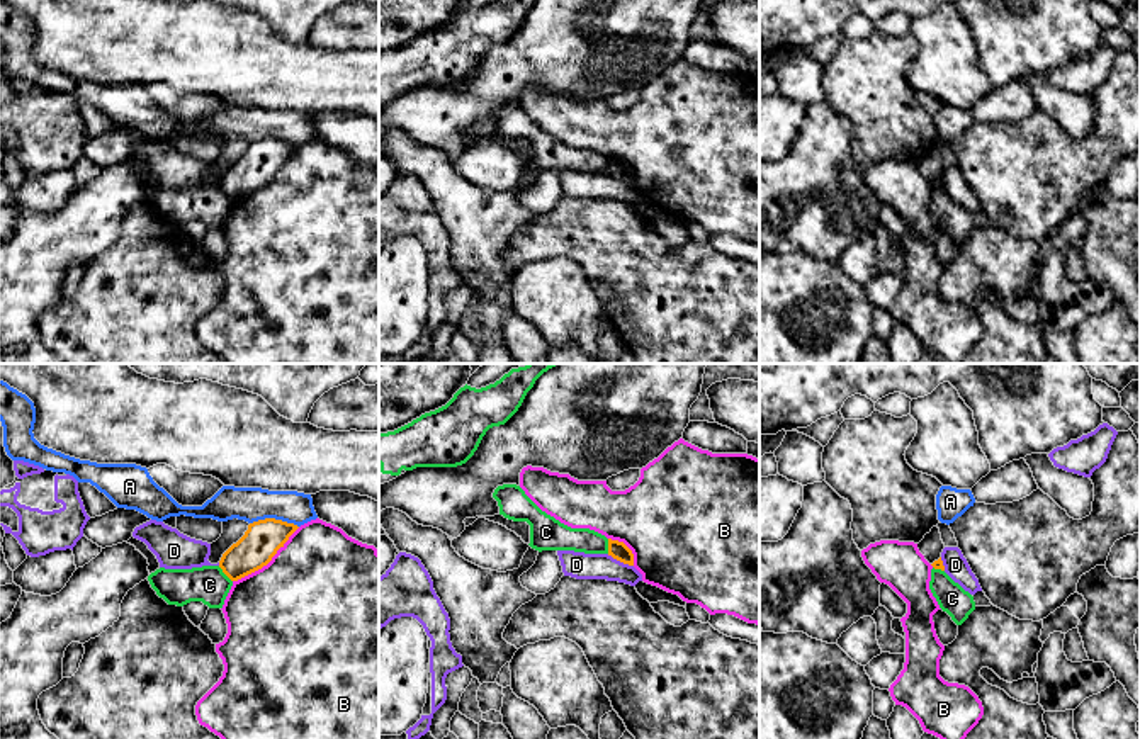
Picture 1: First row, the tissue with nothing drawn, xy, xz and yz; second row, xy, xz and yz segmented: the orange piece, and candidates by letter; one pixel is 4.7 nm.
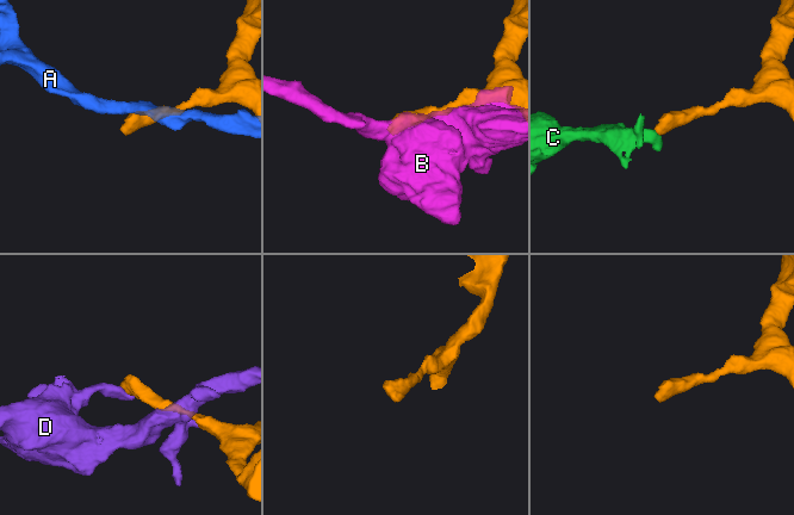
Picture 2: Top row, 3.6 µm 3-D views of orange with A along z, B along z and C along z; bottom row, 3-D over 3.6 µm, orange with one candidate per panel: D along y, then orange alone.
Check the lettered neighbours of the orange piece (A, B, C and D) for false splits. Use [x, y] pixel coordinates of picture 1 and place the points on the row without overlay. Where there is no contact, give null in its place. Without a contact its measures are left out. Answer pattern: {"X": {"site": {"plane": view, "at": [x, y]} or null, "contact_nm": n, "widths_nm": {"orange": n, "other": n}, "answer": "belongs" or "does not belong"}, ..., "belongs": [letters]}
{"A": {"site": {"plane": "xy", "at": [274, 138]}, "contact_nm": 240, "widths_nm": {"orange": 180, "other": 160}, "answer": "does not belong"}, "B": {"site": {"plane": "xy", "at": [267, 182]}, "contact_nm": 420, "widths_nm": {"orange": 180, "other": 500}, "answer": "does not belong"}, "C": {"site": {"plane": "xy", "at": [225, 192]}, "contact_nm": 100, "widths_nm": {"orange": 180, "other": 180}, "answer": "does not belong"}, "D": {"site": {"plane": "xz", "at": [620, 180]}, "contact_nm": 140, "widths_nm": {"orange": 90, "other": 130}, "answer": "does not belong"}, "belongs": []}

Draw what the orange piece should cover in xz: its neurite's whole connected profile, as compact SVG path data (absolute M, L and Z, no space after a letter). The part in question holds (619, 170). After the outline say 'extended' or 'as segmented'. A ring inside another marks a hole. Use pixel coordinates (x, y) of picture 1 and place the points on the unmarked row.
M608 158L608 175L624 183L634 185L634 173L624 161Z | as segmented

